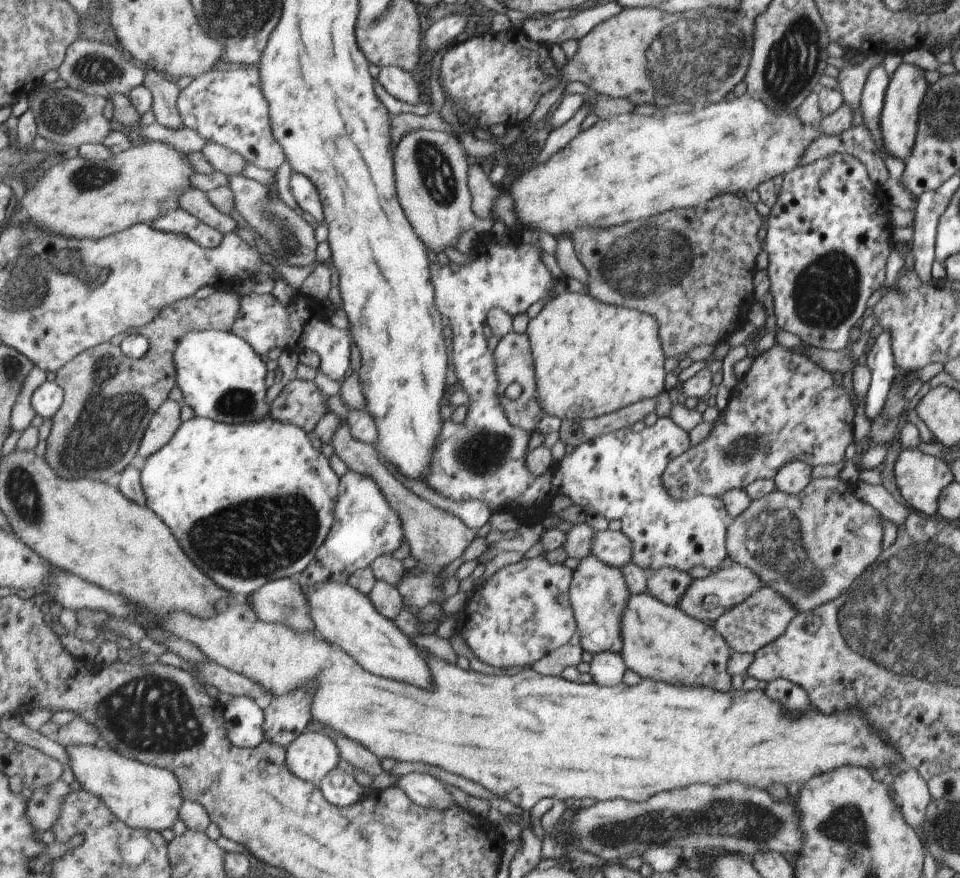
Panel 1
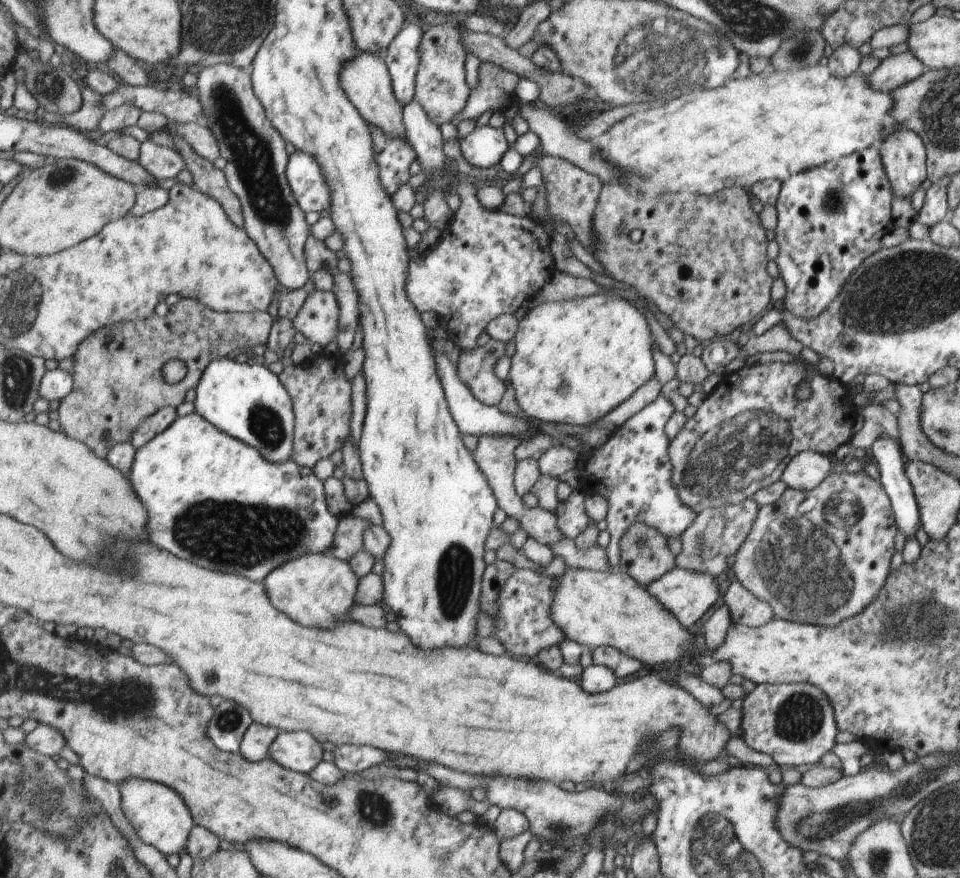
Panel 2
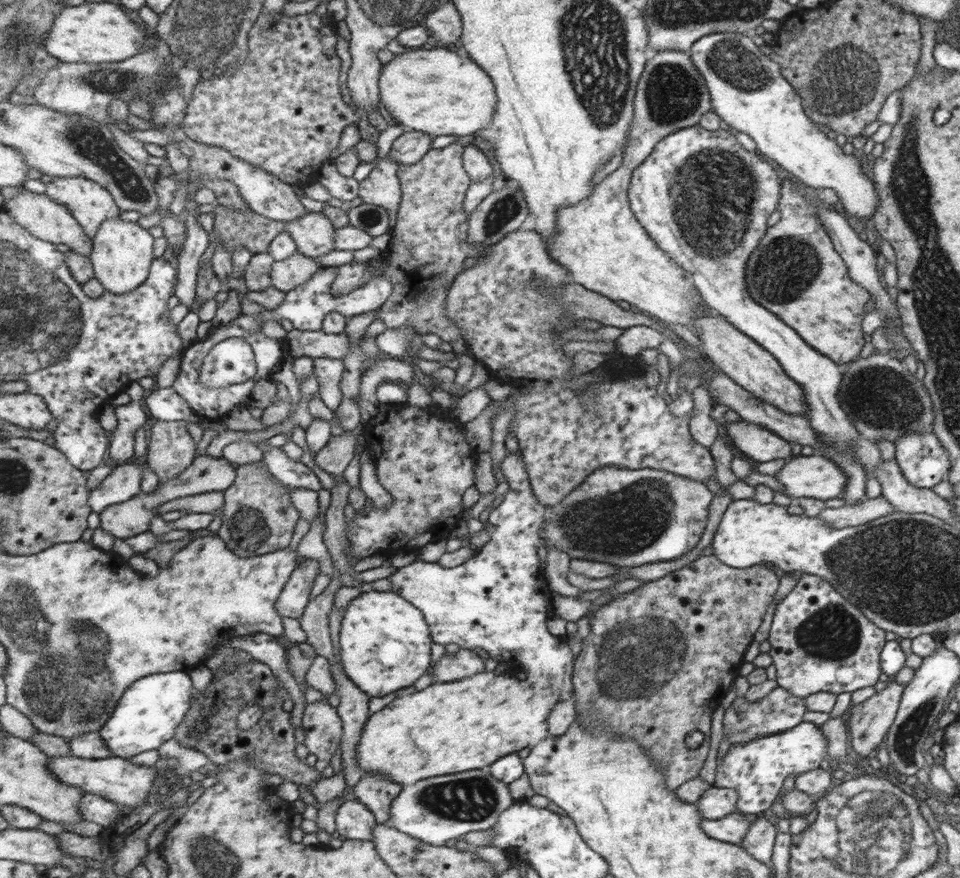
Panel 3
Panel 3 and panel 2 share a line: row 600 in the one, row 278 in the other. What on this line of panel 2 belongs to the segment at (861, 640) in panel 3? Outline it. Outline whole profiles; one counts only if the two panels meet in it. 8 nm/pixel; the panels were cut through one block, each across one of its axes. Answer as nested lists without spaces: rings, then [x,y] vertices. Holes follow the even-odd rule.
[[[867,147],[836,161],[805,169],[780,184],[780,192],[774,204],[776,226],[773,231],[778,246],[774,262],[785,289],[781,310],[789,311],[800,319],[814,319],[819,316],[840,294],[841,287],[847,283],[858,265],[883,248],[881,237],[887,232],[885,228],[891,222],[891,188],[879,155],[877,148]]]

